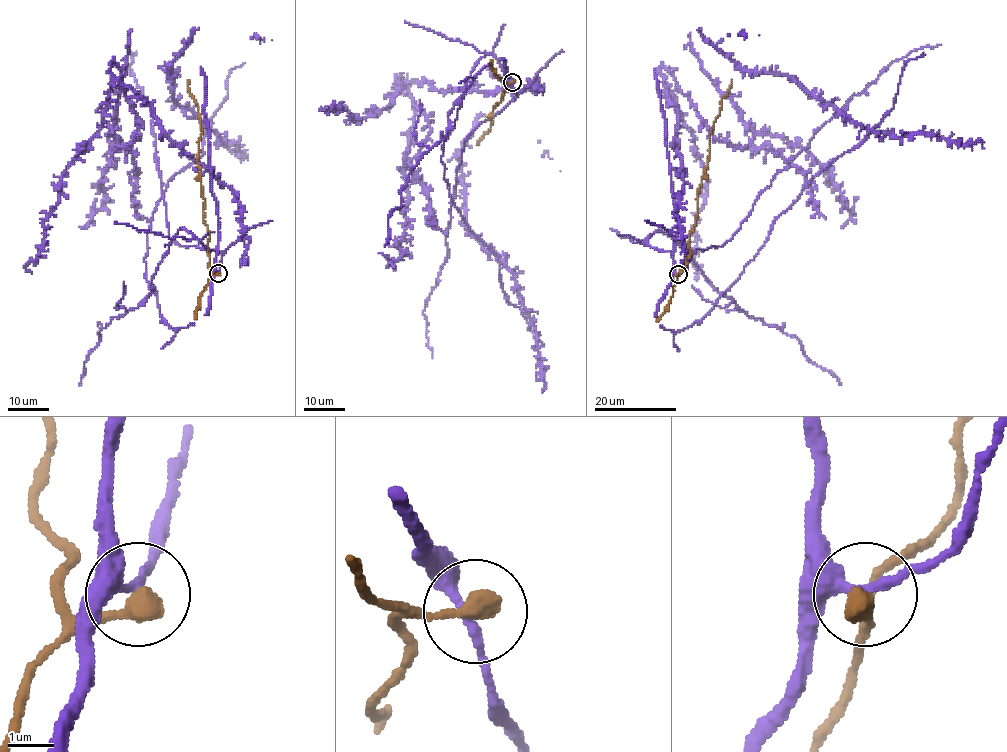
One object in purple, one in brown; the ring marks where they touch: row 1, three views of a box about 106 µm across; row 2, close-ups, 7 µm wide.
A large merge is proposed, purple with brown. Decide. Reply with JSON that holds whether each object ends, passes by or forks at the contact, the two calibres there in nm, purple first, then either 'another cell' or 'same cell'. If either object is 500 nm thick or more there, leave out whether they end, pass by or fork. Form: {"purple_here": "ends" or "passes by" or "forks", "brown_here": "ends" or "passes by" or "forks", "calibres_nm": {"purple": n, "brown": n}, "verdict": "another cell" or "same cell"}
{"purple_here": "passes by", "brown_here": "ends", "calibres_nm": {"purple": 240, "brown": 480}, "verdict": "same cell"}

